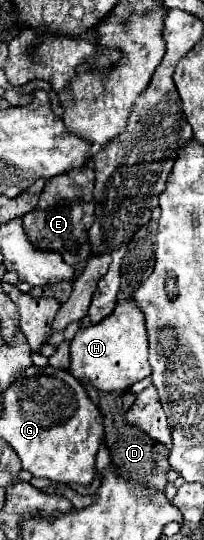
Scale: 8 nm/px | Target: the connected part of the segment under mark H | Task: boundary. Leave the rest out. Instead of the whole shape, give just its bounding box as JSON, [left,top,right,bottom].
[70,297,150,391]

